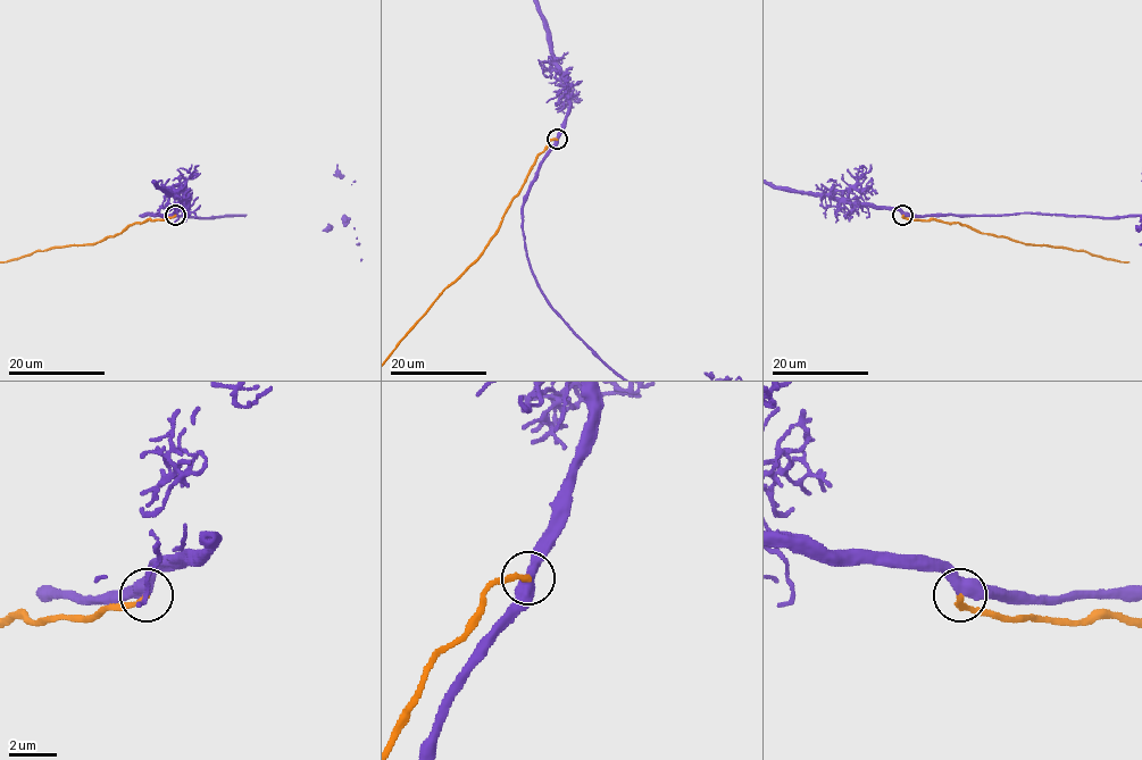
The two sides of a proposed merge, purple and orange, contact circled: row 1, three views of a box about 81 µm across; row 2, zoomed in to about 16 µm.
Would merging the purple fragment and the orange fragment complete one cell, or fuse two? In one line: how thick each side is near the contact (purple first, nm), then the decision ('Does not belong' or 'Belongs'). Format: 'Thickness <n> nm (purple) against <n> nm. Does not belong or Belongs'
Thickness 500 nm (purple) against 240 nm. Belongs

